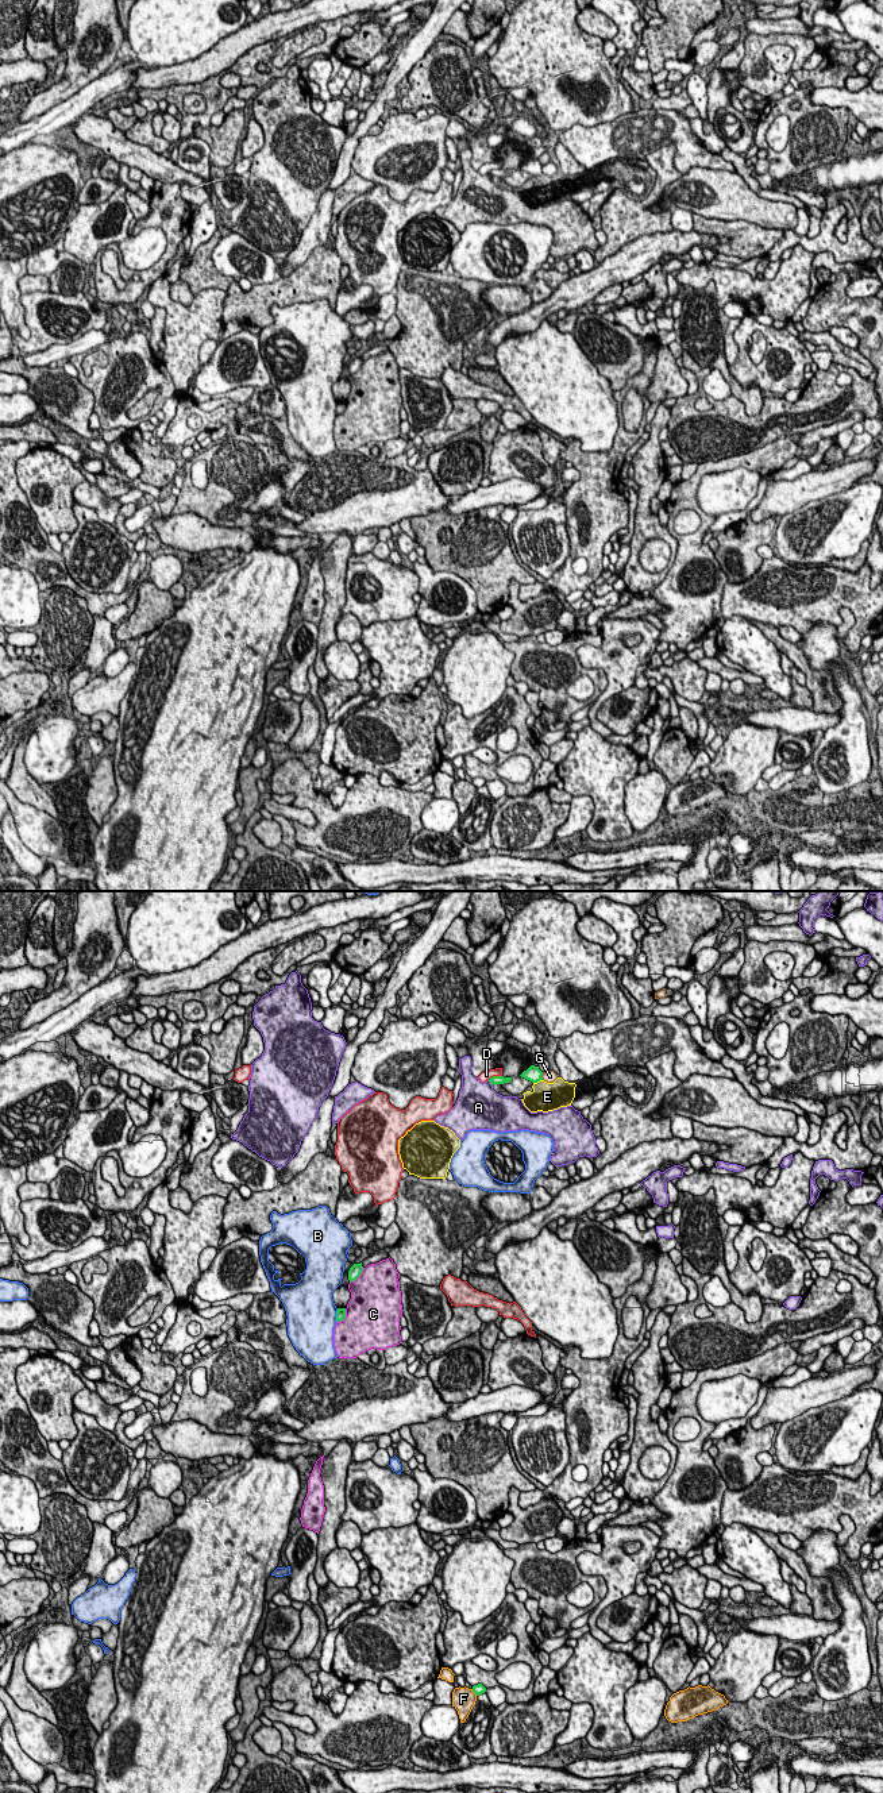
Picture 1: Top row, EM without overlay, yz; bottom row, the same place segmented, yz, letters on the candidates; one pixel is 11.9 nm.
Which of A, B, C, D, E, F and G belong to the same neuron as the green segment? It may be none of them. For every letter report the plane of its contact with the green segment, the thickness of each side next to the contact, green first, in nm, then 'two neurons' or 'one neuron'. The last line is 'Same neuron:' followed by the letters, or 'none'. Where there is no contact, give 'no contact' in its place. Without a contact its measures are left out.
A: contact in yz; calibres 100 and 440 nm; two neurons
B: contact in yz; calibres 130 and 480 nm; two neurons
C: contact in yz; calibres 130 and 500 nm; two neurons
D: contact in yz; calibres 100 and 120 nm; two neurons
E: contact in yz; calibres 180 and 360 nm; two neurons
F: contact in yz; calibres 130 and 280 nm; two neurons
G: contact in yz; calibres 180 and 160 nm; two neurons
Same neuron: none

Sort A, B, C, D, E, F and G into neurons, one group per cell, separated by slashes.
A / B / C / D / E / F / G

